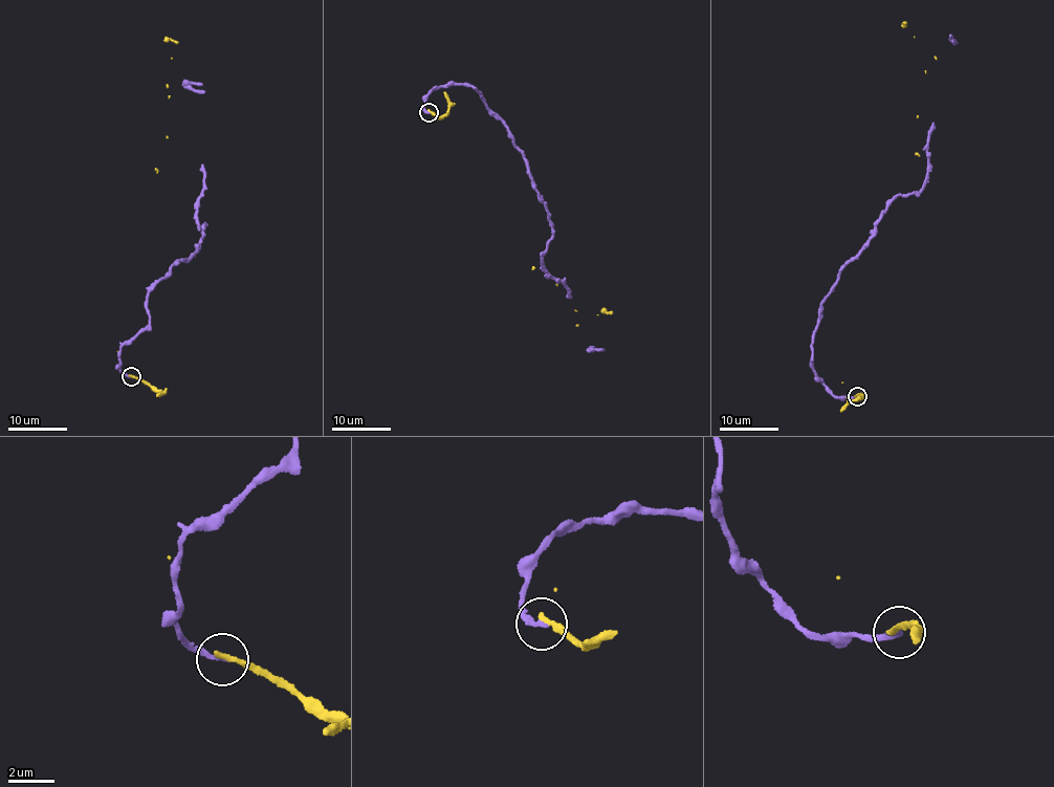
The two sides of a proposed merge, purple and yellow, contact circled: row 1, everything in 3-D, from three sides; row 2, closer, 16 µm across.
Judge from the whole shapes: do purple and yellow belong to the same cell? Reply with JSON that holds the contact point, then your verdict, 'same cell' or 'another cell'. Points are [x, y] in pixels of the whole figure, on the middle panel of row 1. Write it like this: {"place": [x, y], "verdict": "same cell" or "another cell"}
{"place": [429, 112], "verdict": "another cell"}

